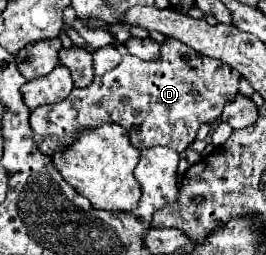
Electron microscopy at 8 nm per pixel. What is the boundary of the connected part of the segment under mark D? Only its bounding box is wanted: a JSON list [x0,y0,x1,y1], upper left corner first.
[30,38,240,158]

